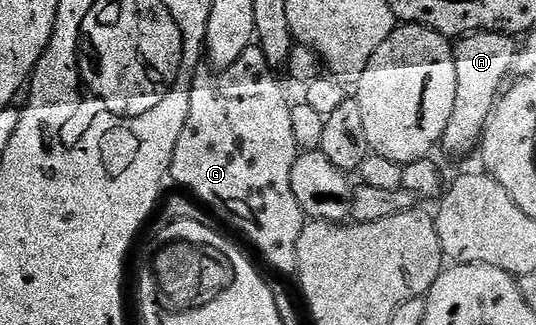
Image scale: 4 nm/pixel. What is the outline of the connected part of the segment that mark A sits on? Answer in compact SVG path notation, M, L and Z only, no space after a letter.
M477 31L462 36L454 44L453 50L457 65L457 98L453 104L453 113L449 116L449 125L445 125L441 147L451 155L467 155L478 148L485 121L495 108L495 100L504 90L503 81L507 74L512 74L517 43L512 36L502 31Z

